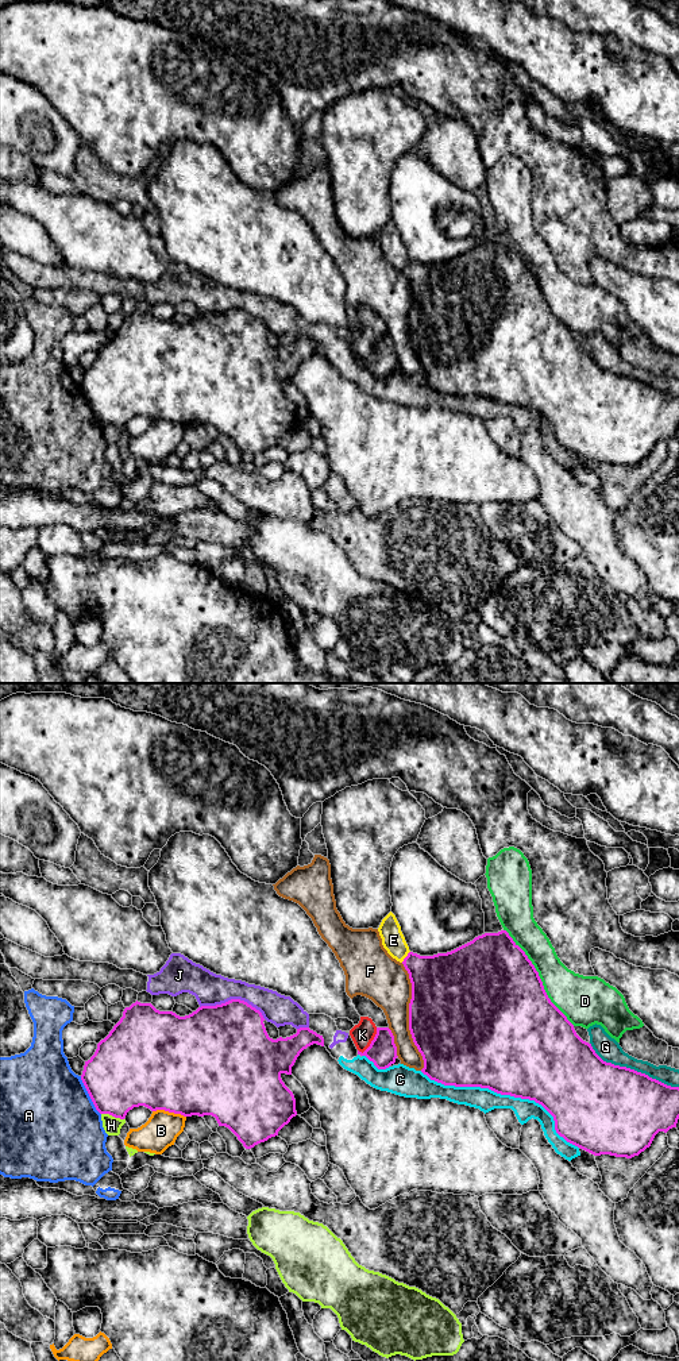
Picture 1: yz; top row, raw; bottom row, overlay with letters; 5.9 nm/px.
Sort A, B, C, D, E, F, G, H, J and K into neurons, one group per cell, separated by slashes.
A / B / C J / D / E / F / G / H / K

